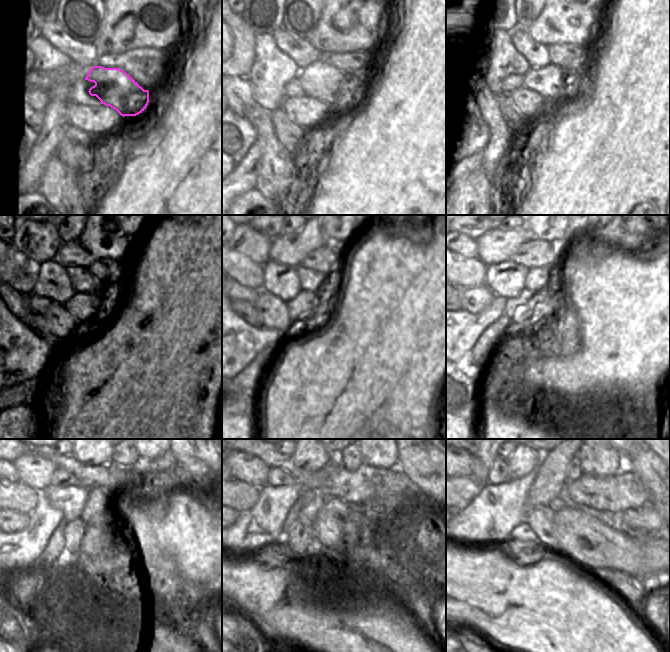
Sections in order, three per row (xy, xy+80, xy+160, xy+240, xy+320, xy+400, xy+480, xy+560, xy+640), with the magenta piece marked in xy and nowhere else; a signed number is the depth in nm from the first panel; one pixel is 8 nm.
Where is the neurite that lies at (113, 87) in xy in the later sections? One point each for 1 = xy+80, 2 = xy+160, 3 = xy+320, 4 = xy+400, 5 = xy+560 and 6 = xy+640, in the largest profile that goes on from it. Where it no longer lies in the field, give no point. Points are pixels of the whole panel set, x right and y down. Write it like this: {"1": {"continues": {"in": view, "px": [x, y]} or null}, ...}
{"1": {"continues": {"in": "xy+80", "px": [321, 81]}}, "2": {"continues": {"in": "xy+160", "px": [548, 81]}}, "3": {"continues": {"in": "xy+320", "px": [303, 305]}}, "4": {"continues": {"in": "xy+400", "px": [517, 310]}}, "5": {"continues": {"in": "xy+560", "px": [299, 538]}}, "6": {"continues": {"in": "xy+640", "px": [522, 532]}}}

